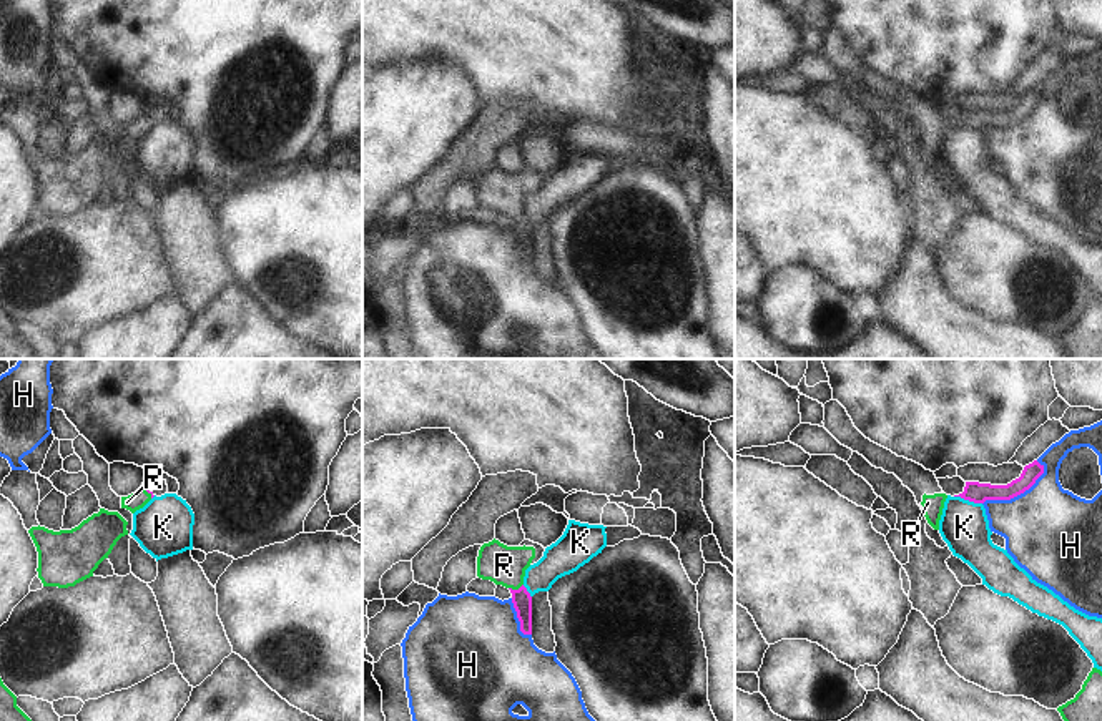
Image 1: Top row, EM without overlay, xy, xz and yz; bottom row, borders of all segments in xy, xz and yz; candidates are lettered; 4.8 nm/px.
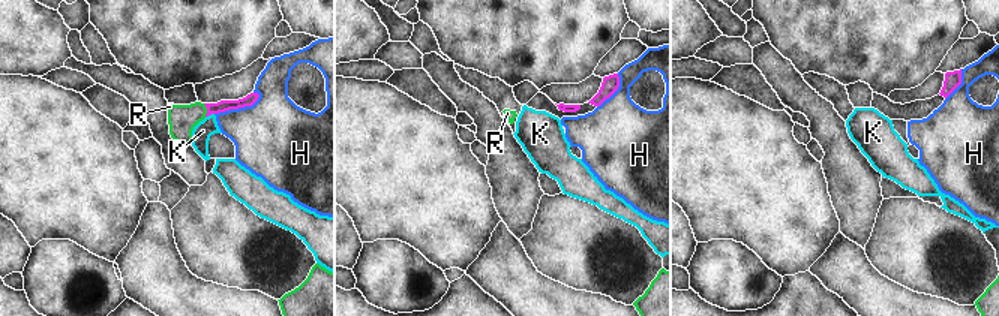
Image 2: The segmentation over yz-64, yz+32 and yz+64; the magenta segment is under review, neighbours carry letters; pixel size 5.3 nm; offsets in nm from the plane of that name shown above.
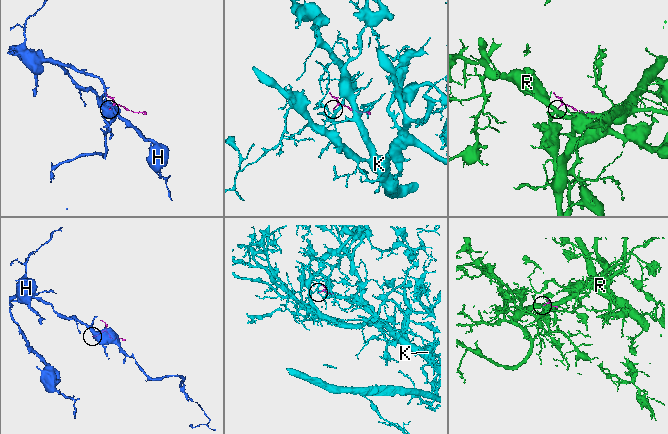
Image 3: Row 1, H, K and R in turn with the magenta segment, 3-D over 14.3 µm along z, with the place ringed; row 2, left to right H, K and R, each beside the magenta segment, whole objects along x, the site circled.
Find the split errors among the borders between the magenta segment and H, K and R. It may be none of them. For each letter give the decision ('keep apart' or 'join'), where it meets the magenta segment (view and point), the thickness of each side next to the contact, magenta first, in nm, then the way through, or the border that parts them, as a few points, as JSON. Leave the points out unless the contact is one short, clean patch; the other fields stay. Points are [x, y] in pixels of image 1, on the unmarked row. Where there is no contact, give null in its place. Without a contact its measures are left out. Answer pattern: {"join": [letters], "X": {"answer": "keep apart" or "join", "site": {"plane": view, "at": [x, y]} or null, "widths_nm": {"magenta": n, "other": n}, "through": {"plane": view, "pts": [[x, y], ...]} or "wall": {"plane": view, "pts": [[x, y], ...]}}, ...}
{"join": ["R"], "H": {"answer": "keep apart", "site": {"plane": "yz", "at": [1016, 123]}, "widths_nm": {"magenta": 100, "other": 440}}, "K": {"answer": "keep apart", "site": {"plane": "yz", "at": [968, 127]}, "widths_nm": {"magenta": 100, "other": 240}, "wall": {"plane": "yz", "pts": [[954, 123], [981, 132]]}}, "R": {"answer": "join", "site": {"plane": "xz", "at": [516, 218]}, "widths_nm": {"magenta": 100, "other": 190}, "through": {"plane": "xz", "pts": [[522, 230], [516, 218], [504, 193]]}}}

